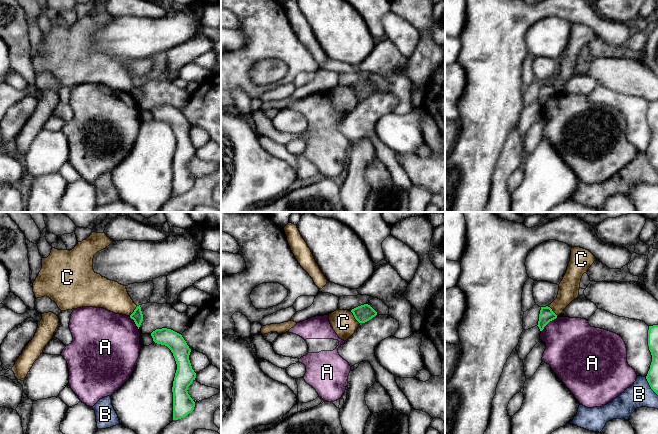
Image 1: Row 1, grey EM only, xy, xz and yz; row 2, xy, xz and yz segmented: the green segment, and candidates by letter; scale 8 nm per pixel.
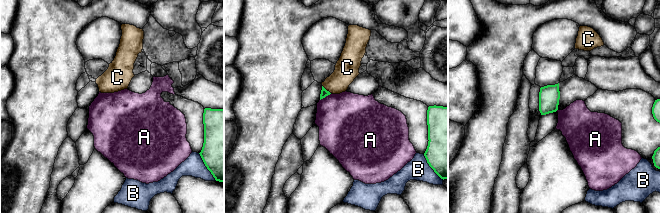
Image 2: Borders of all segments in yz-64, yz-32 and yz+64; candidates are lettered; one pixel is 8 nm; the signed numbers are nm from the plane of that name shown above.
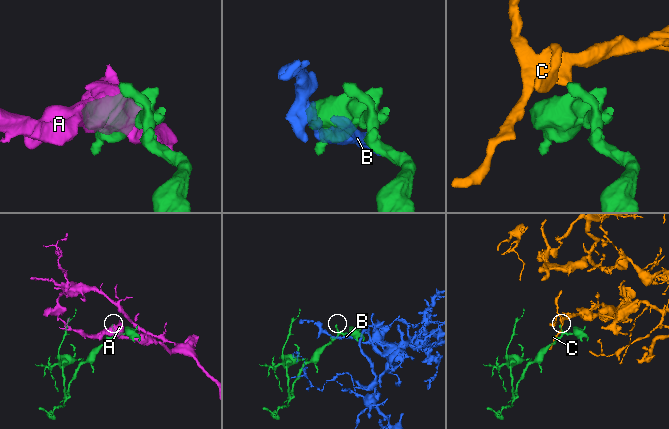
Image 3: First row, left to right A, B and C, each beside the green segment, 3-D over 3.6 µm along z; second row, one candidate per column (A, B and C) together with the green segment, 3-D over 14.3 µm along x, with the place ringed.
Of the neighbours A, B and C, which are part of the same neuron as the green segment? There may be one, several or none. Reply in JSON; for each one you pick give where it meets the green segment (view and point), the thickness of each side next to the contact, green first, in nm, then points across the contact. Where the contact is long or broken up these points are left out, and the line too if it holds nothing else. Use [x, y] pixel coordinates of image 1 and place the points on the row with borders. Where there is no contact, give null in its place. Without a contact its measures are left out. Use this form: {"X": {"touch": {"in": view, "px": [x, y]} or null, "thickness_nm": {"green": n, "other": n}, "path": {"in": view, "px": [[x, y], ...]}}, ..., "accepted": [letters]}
{"accepted": []}

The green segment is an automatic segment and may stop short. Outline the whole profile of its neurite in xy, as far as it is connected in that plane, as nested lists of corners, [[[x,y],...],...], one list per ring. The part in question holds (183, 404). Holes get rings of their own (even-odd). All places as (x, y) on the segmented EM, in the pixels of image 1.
[[[167,328],[156,329],[151,333],[153,341],[167,346],[175,358],[177,370],[173,381],[173,420],[186,417],[194,410],[195,402],[188,394],[188,387],[196,378],[189,355],[191,349],[181,334]]]

